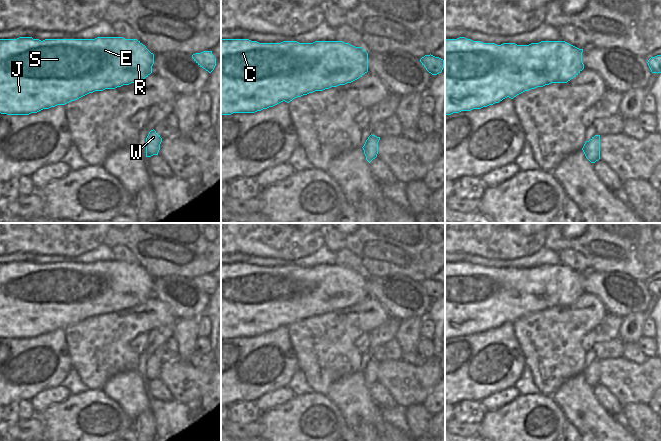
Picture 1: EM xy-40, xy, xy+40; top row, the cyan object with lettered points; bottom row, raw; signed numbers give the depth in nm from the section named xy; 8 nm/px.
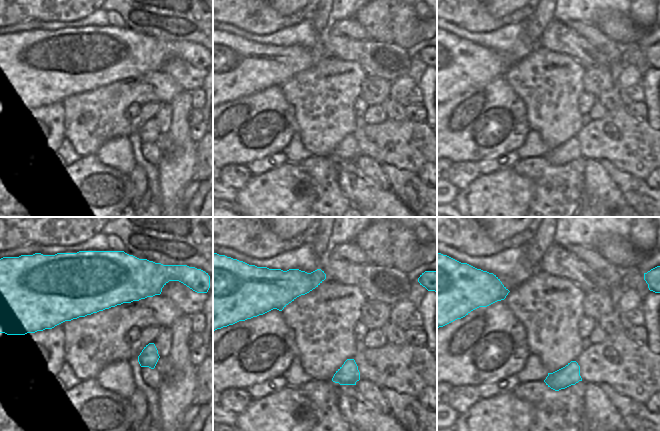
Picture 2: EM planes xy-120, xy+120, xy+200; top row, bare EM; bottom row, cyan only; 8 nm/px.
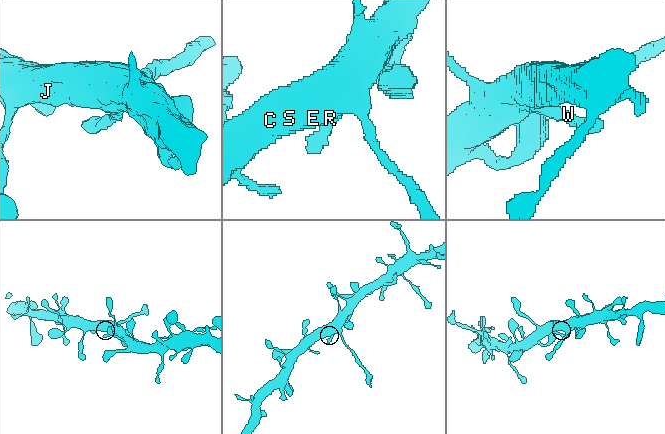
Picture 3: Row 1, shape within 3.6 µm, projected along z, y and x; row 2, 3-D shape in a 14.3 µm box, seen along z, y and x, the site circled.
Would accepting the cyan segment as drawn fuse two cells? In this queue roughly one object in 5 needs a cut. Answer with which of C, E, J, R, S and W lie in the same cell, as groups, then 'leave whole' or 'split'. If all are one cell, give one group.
C E J R S W | leave whole

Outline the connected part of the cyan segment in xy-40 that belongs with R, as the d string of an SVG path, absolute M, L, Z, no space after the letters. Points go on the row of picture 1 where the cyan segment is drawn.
M0 39L0 113L29 115L89 93L141 81L152 73L154 54L137 39Z

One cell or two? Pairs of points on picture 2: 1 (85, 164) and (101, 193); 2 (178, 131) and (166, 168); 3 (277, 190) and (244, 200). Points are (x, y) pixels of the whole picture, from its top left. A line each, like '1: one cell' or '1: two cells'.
1: one cell
2: one cell
3: one cell

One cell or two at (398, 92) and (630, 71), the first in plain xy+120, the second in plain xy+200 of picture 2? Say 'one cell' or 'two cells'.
one cell

